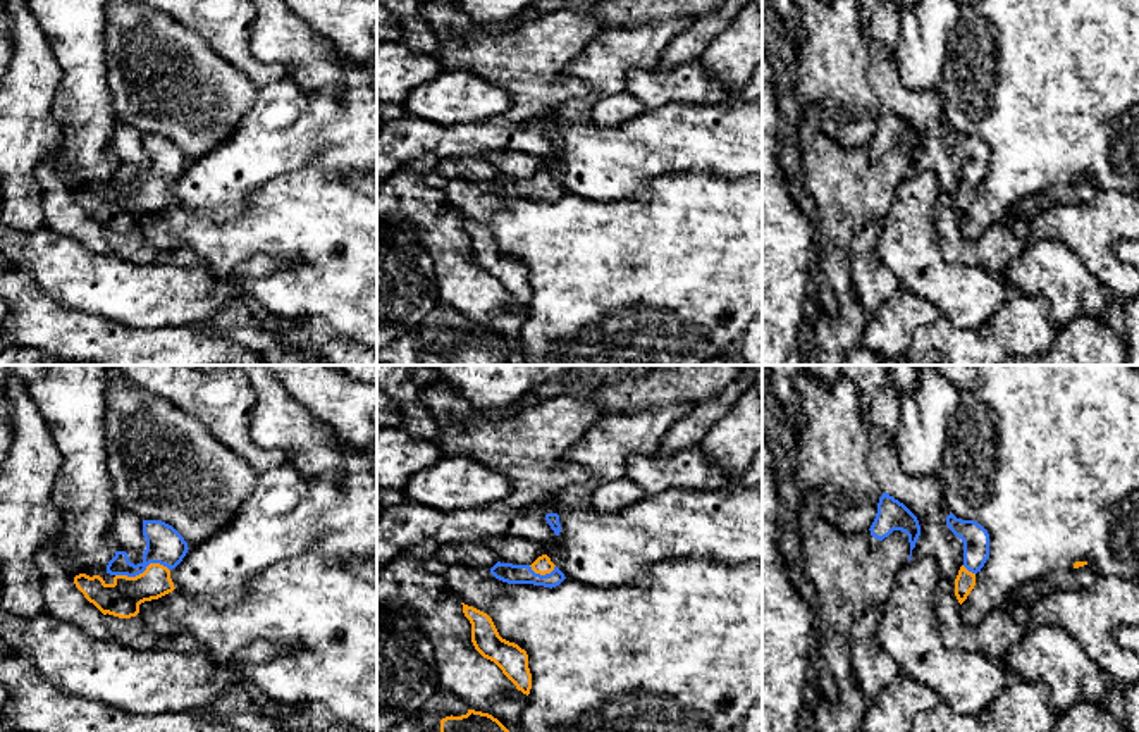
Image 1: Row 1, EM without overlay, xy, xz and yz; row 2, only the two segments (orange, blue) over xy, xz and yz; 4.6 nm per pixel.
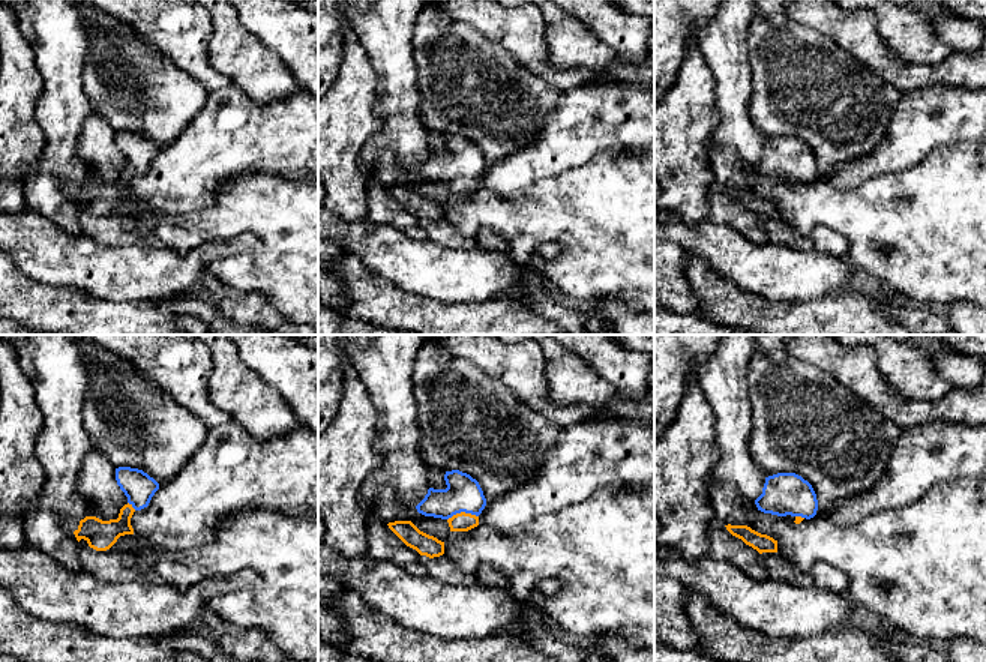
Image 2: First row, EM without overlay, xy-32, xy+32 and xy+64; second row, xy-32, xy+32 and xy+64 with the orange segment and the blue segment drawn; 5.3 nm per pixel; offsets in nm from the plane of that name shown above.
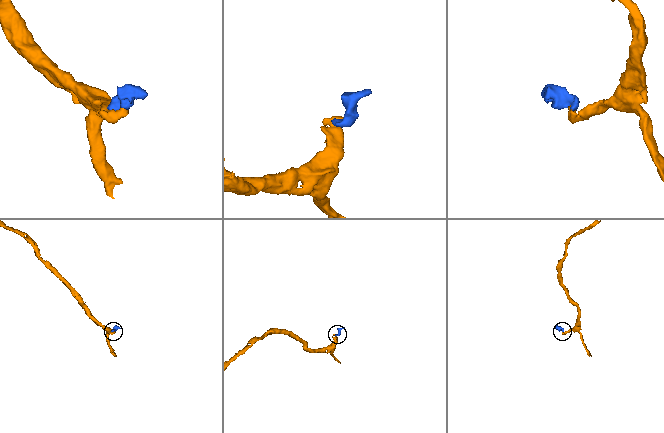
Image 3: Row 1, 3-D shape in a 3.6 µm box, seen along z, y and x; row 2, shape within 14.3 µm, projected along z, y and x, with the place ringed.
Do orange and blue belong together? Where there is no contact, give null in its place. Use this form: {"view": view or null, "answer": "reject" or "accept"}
{"view": "xy", "answer": "accept"}

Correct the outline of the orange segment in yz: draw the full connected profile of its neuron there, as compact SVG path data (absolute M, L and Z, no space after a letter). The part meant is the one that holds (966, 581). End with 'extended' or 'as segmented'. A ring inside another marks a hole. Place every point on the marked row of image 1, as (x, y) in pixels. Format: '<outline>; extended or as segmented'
M953 513L946 517L946 525L964 543L964 565L955 579L955 596L962 605L976 586L976 574L989 558L989 534L981 524L957 518Z; extended

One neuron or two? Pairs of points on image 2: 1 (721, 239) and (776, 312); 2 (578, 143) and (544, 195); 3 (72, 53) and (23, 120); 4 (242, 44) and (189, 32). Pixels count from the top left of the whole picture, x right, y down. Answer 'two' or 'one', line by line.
1: two
2: two
3: two
4: two

